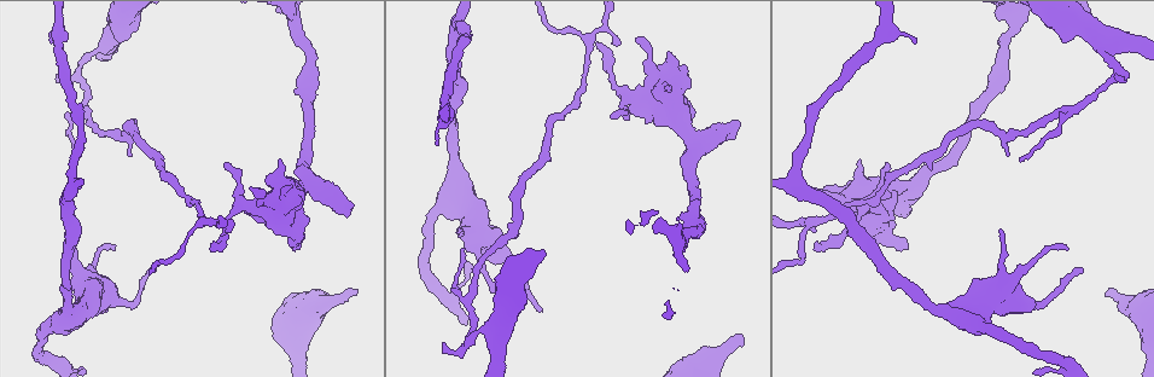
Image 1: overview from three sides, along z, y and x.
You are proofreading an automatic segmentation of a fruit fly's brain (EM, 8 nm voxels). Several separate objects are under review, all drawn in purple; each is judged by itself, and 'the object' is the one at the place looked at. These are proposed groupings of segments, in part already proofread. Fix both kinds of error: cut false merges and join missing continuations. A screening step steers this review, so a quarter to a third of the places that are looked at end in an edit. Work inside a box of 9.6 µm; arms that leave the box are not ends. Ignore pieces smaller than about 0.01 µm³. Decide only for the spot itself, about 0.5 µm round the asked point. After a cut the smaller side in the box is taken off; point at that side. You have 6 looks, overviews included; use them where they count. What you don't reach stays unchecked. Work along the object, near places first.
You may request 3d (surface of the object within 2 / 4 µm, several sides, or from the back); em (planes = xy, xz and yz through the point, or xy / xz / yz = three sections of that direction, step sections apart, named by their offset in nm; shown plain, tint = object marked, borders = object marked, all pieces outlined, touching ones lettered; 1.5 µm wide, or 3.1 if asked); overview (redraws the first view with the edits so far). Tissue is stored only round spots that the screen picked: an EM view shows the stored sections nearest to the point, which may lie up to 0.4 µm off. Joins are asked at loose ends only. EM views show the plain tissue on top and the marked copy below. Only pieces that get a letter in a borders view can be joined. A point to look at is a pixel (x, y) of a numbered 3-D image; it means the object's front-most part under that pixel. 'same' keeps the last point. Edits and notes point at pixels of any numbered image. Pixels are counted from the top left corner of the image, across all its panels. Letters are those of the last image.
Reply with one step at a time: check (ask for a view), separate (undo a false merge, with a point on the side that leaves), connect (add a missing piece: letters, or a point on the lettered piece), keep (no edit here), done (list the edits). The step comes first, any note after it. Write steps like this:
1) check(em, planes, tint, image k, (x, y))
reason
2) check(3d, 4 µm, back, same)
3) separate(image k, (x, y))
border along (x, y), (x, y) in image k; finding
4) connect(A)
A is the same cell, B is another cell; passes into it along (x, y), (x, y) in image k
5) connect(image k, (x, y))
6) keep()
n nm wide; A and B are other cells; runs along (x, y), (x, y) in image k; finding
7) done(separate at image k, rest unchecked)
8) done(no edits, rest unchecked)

check(em, planes, borders, image 1, (738, 123))
stops while still wide

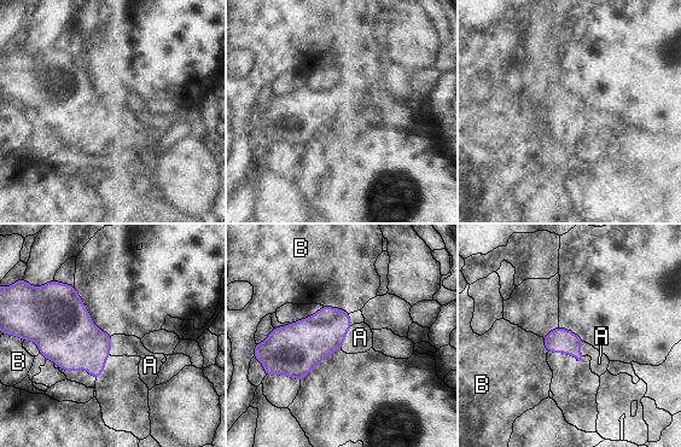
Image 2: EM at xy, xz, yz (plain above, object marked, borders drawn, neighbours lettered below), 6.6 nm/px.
connect(image 2, (360, 337))
A is the same cell, B is another cell; passes into it along (309, 341), (344, 337), (360, 337) in image 2; the neuron continues

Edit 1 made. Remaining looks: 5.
check(3d, 4 µm, image 1, (586, 44))
side arm on a straight run

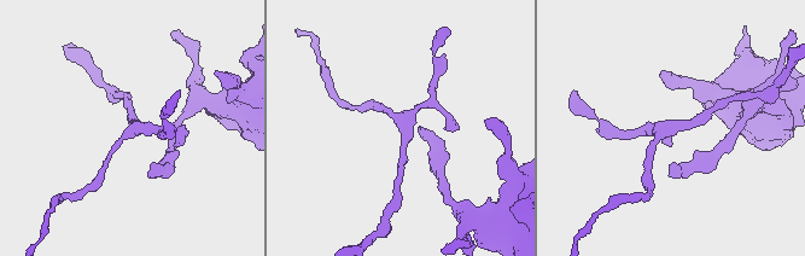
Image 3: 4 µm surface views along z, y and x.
check(em, planes, borders, image 3, (670, 130))
3 arms

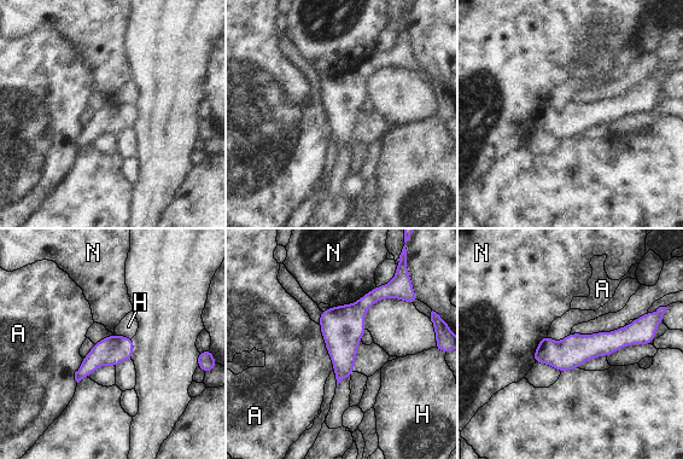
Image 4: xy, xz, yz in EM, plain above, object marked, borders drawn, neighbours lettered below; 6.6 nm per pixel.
keep()
N touches over 340 nm; A, H and N are other cells; border along (319, 325), (333, 370) in image 4; all the same neuron

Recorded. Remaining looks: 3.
check(overview)
redraw

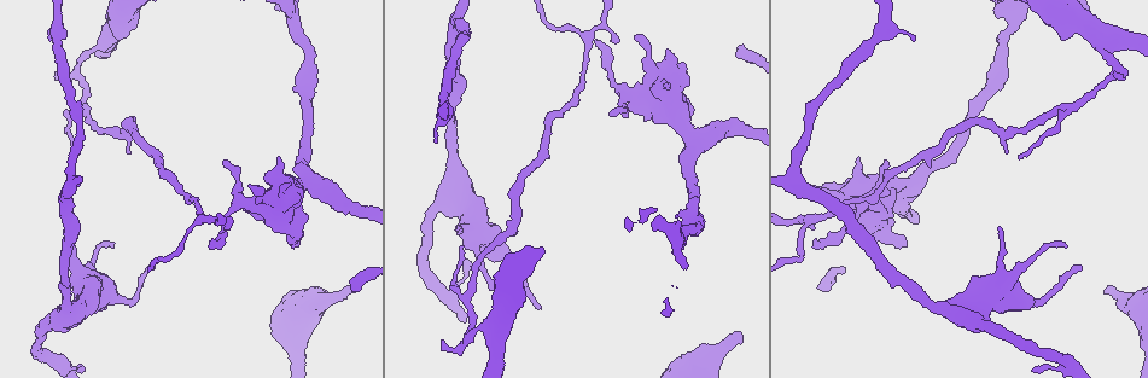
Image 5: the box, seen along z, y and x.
check(3d, 4 µm, image 5, (265, 195))
thick turns thin

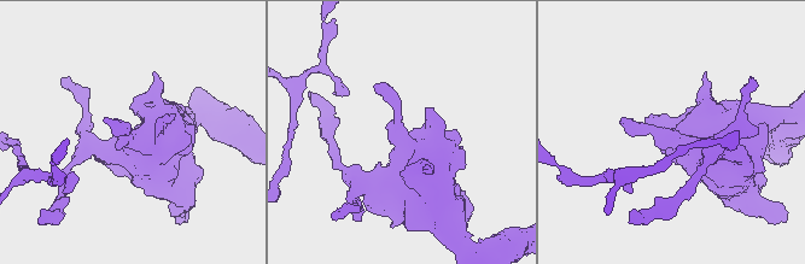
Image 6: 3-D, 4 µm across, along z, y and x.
check(em, xy, step 8, borders, image 6, (400, 120))
need the tissue

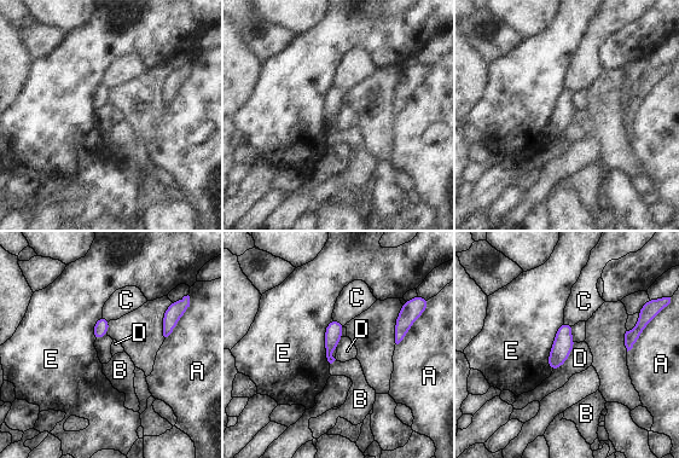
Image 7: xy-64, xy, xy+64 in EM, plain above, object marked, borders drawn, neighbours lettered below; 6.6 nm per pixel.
keep()
100 nm wide; A, B, C, D and E are other cells; border along (575, 342), (569, 357), (552, 371) in image 7; continuous, no second neuron

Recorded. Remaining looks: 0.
done(connect at image 2, rest unchecked)

